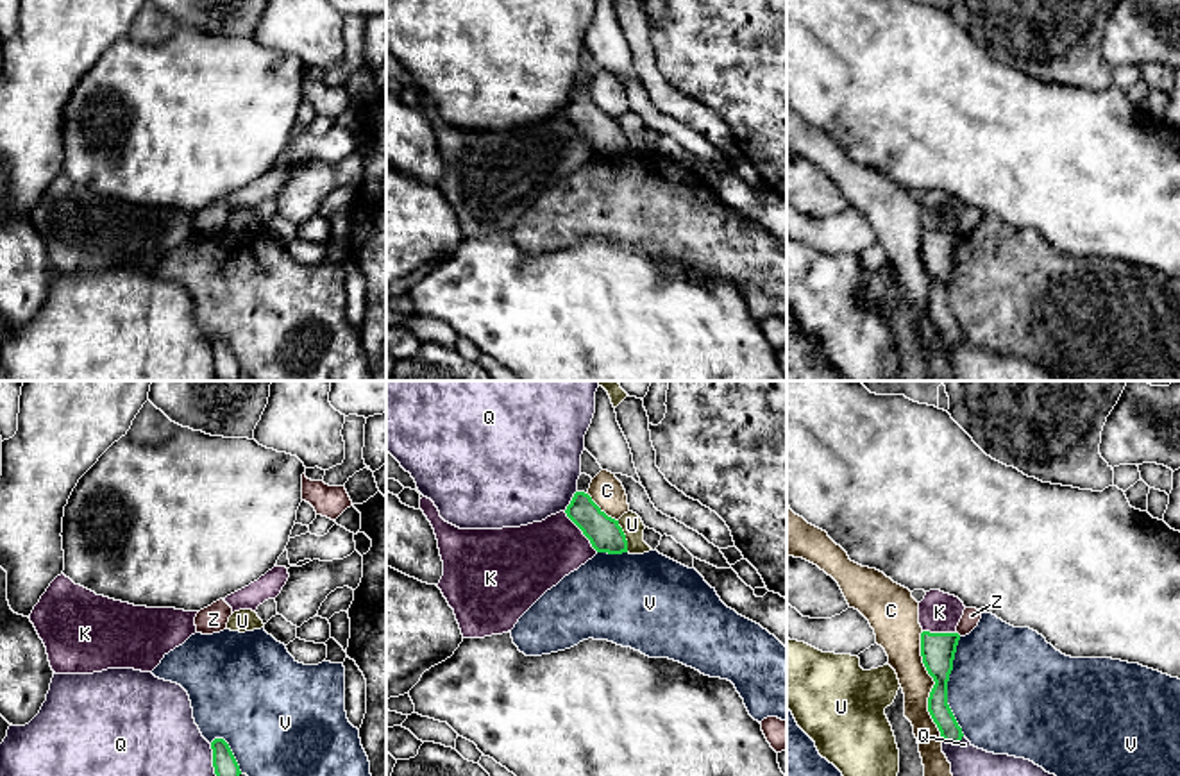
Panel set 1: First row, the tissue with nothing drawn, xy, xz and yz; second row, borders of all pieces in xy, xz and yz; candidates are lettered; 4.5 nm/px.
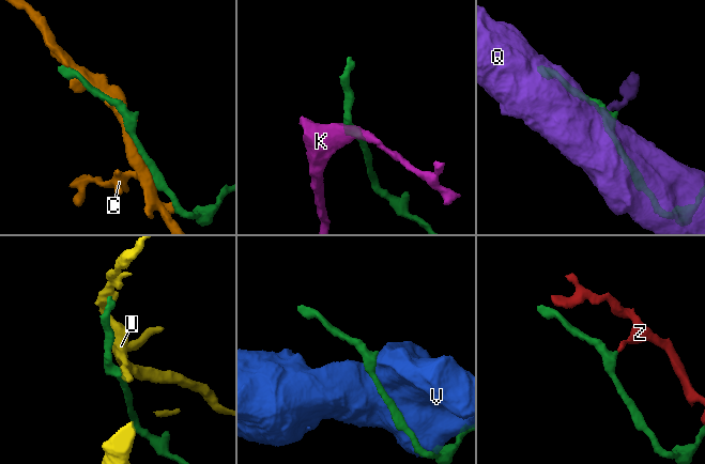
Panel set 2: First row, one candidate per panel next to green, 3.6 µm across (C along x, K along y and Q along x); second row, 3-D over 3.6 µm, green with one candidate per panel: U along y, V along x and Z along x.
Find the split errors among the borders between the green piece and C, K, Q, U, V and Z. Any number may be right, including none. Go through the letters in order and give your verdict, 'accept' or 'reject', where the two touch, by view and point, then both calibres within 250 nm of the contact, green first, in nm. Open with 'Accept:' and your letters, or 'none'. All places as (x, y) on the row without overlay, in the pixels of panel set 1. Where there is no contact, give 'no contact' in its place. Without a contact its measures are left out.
Accept: none
C: reject; contact yz (934, 285); calibres 160 and 180 nm
K: reject; contact xz (581, 129); calibres 150 and 300 nm
Q: reject; contact yz (953, 342); calibres 100 and 260 nm
U: reject; contact xz (624, 136); calibres 150 and 100 nm
V: reject; contact yz (946, 286); calibres 160 and 480 nm
Z: reject; no contact

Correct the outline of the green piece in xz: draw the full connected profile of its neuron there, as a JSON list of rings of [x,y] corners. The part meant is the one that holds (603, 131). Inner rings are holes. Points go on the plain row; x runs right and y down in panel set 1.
[[[576,91],[565,113],[597,152],[628,152],[628,139],[619,120],[608,116],[588,93]]]

